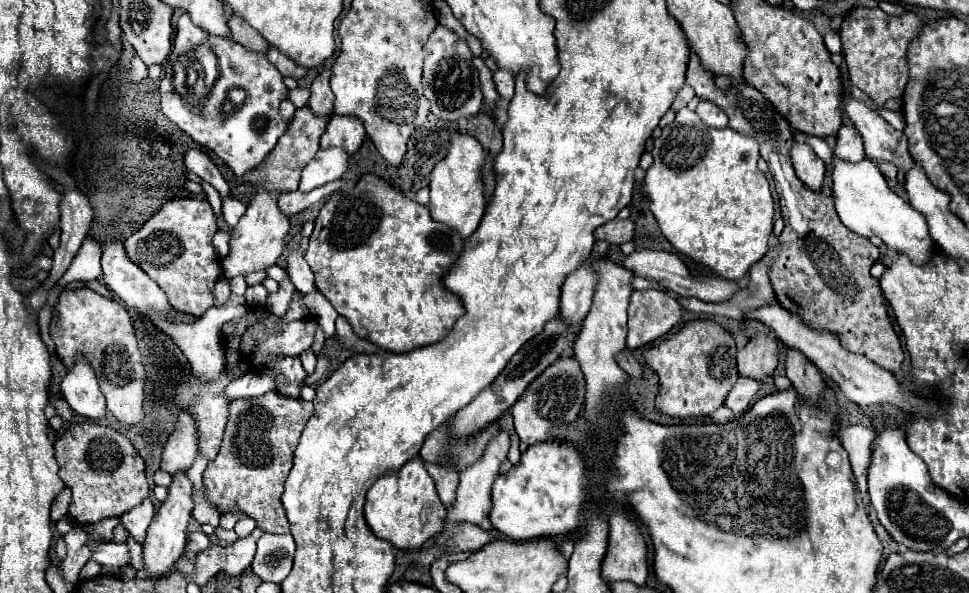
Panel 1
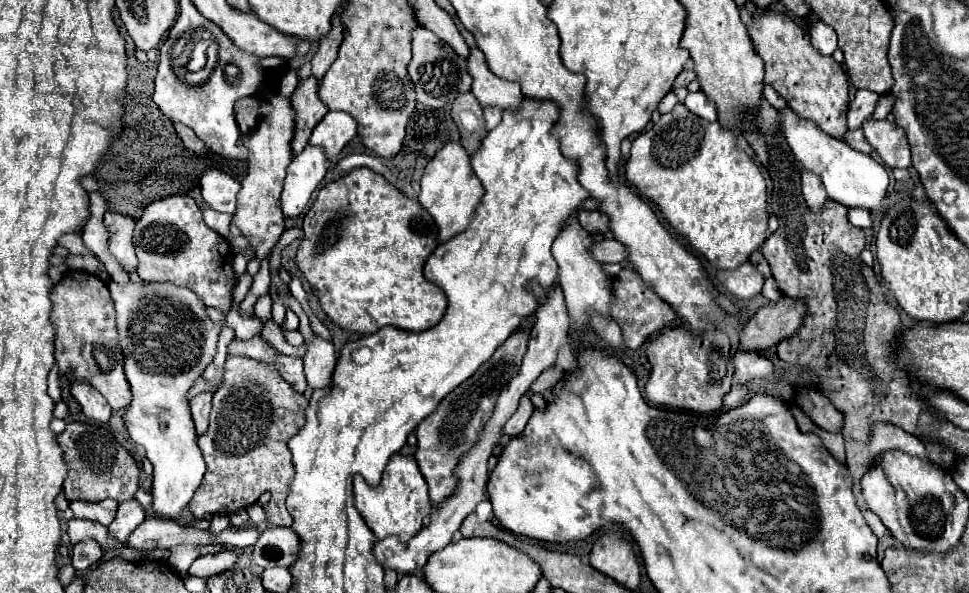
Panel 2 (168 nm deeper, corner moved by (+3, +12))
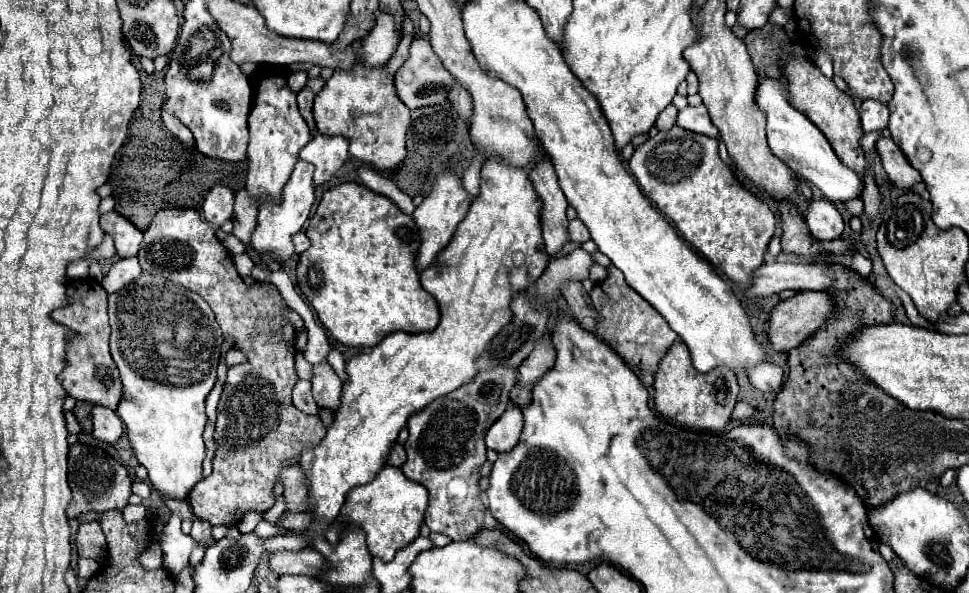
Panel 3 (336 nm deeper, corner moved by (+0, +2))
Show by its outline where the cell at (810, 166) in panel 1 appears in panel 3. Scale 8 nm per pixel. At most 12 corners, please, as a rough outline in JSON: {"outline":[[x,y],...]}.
{"outline":[[812,200],[806,210],[810,234],[834,240],[844,220],[828,200]]}

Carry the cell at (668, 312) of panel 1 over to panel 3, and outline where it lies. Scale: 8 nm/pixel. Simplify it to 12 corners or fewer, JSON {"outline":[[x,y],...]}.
{"outline":[[616,266],[590,294],[598,334],[656,372],[678,334]]}

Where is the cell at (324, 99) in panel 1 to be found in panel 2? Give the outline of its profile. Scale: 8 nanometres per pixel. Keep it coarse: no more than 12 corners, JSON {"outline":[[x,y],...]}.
{"outline":[[333,16],[333,28],[319,40],[313,56],[313,76],[323,78],[323,72],[337,58],[343,40],[341,16]]}

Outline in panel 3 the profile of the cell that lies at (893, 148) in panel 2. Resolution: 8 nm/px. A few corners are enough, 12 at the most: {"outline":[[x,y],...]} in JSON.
{"outline":[[892,138],[876,142],[882,166],[894,186],[922,180]]}

